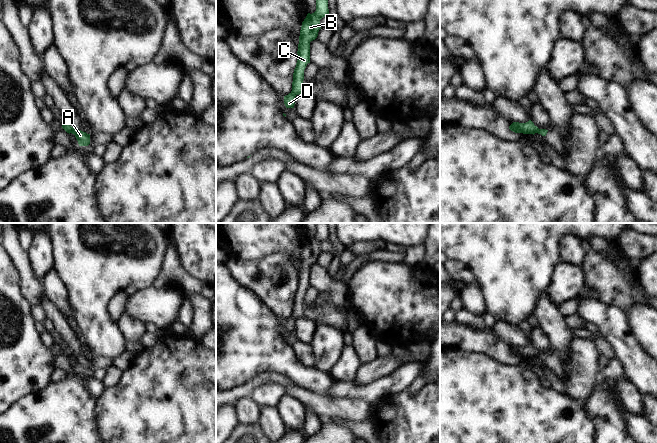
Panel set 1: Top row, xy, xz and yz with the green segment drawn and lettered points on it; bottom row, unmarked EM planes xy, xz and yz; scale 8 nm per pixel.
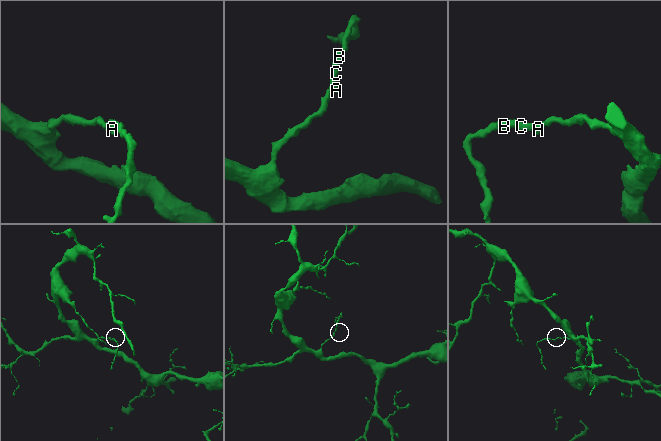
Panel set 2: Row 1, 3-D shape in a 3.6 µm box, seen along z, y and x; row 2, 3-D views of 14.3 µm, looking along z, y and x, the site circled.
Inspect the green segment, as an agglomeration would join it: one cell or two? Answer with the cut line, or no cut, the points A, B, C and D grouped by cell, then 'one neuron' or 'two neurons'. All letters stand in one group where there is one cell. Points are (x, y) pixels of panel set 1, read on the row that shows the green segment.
no cut | A B C D | one neuron

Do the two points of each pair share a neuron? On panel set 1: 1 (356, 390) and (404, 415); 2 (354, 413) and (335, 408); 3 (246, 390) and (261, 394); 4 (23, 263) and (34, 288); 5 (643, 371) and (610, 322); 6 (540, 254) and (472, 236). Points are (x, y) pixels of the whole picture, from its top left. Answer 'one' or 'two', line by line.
1: two
2: one
3: two
4: one
5: one
6: one

